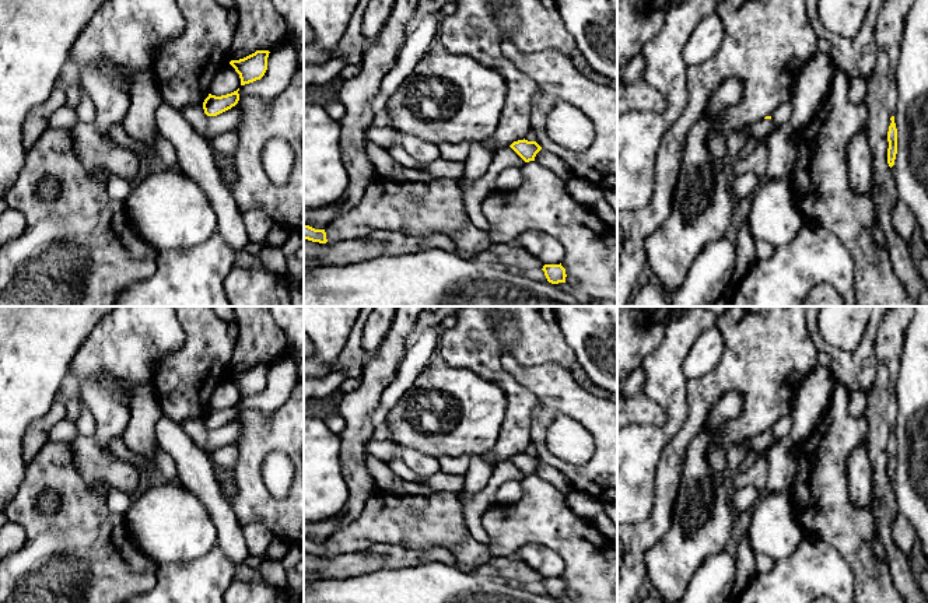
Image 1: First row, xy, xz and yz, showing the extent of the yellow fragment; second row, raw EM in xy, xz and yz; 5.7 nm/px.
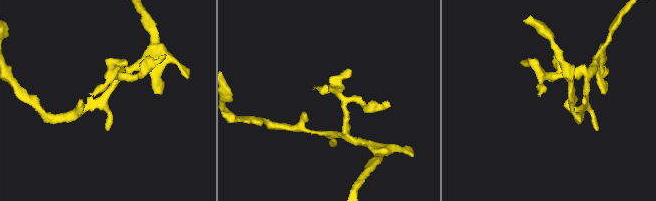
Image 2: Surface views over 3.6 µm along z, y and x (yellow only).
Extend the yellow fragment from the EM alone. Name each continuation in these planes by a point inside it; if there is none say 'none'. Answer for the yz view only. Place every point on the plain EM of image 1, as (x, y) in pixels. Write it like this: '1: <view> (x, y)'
1: yz (760, 444)

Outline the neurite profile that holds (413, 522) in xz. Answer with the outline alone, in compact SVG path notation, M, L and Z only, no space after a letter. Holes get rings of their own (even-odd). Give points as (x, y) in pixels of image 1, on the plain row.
M378 490L354 522L325 541L329 557L367 551L375 544L407 550L442 547L452 553L458 568L474 574L493 557L486 544L470 536L462 504L454 492L412 497Z

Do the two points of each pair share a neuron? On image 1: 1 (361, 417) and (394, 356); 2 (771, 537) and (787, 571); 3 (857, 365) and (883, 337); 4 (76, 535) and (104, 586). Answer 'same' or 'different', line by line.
1: same
2: different
3: different
4: same

